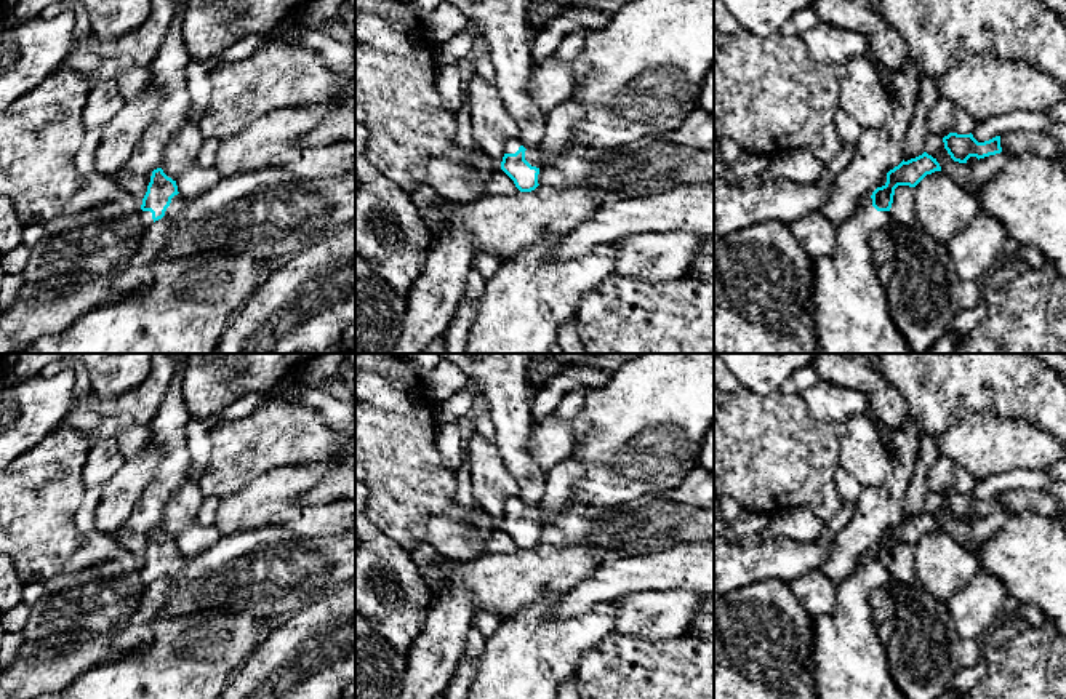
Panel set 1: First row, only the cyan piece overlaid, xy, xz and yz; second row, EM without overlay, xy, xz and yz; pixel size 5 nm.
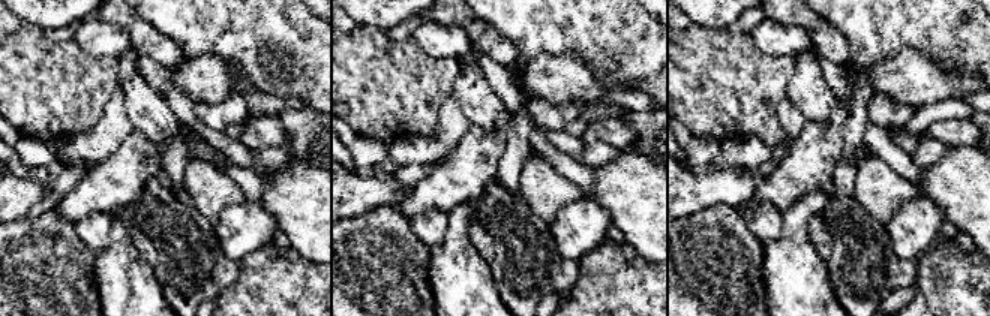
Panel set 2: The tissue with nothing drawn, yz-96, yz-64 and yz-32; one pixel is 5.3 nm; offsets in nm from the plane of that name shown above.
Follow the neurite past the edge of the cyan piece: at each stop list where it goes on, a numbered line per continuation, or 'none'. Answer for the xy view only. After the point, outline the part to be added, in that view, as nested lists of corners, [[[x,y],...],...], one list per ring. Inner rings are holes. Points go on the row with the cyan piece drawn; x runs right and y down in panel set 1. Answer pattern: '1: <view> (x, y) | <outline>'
1: xy (176, 205) | [[[179,194],[174,195],[162,219],[165,221],[174,219],[184,210],[184,202],[186,200]]]

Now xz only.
1: xz (532, 155) | [[[527,149],[525,150],[525,160],[536,168],[541,168],[544,165],[543,155],[539,149]]]

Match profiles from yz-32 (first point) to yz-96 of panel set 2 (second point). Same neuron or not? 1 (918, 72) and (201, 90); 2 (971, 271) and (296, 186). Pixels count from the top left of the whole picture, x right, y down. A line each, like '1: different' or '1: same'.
1: same
2: different

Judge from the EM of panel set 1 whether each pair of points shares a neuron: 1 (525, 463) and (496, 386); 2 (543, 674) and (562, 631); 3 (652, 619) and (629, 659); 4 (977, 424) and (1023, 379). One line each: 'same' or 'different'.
1: same
2: same
3: different
4: different

